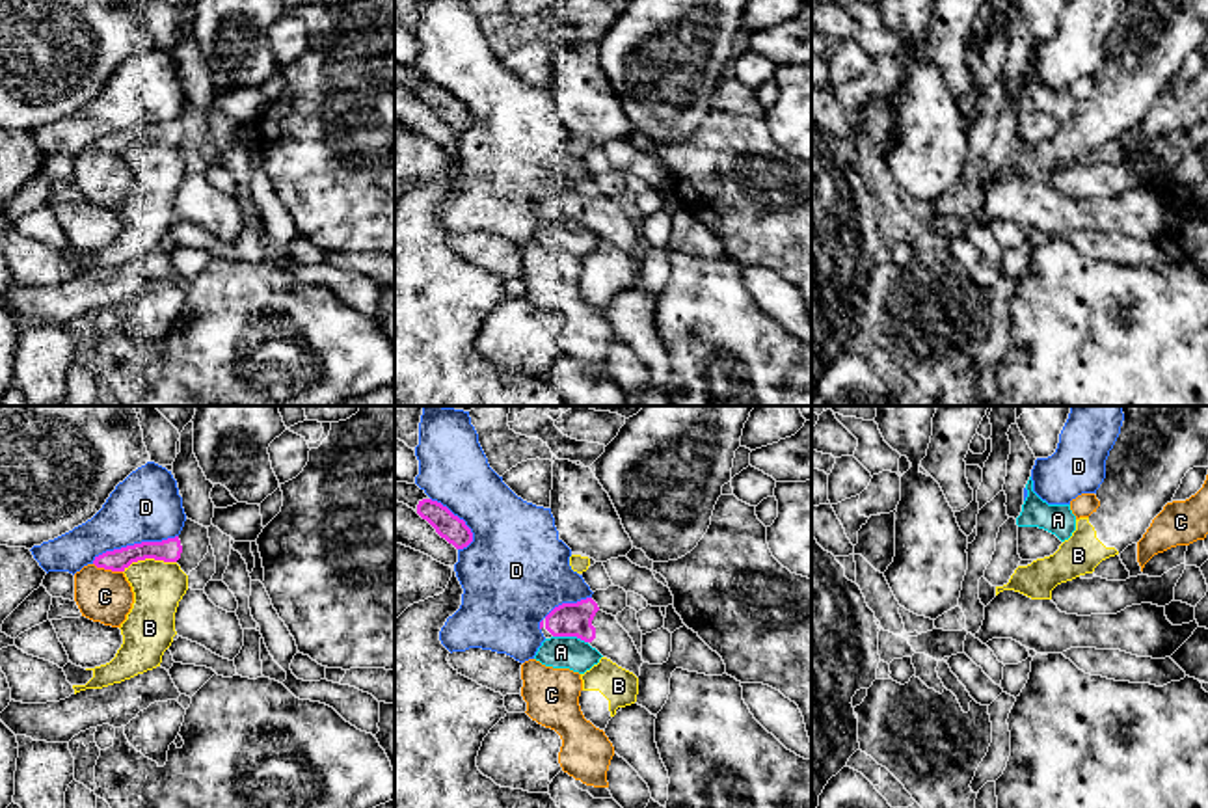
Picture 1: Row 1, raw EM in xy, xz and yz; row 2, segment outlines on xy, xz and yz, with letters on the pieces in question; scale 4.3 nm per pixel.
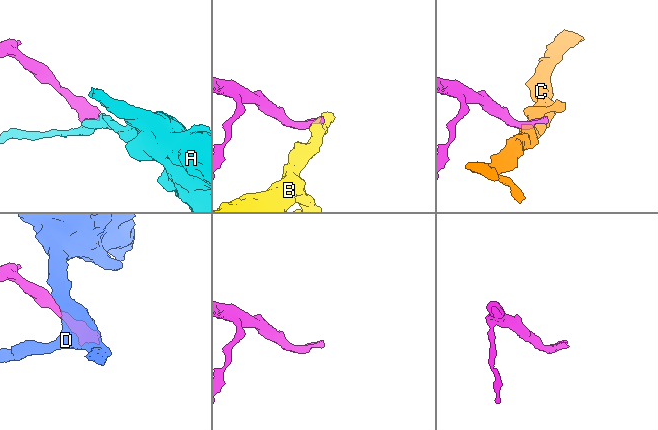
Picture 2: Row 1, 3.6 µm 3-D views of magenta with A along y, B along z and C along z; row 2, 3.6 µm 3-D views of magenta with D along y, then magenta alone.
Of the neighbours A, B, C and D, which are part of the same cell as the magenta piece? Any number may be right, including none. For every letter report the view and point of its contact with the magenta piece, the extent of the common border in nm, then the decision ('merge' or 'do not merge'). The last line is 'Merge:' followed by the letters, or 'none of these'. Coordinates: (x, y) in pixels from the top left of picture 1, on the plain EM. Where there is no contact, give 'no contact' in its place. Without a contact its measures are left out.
A: contact xz (570, 218); length 160 nm; do not merge
B: contact xy (149, 140); length 240 nm; do not merge
C: contact xy (108, 151); length 130 nm; do not merge
D: contact xy (134, 127); length 400 nm; do not merge
Merge: none of these

